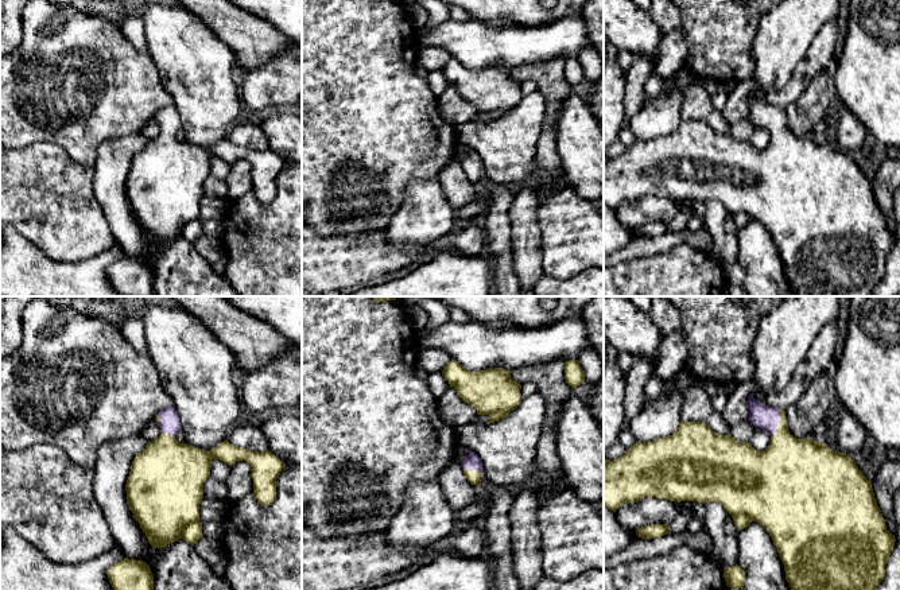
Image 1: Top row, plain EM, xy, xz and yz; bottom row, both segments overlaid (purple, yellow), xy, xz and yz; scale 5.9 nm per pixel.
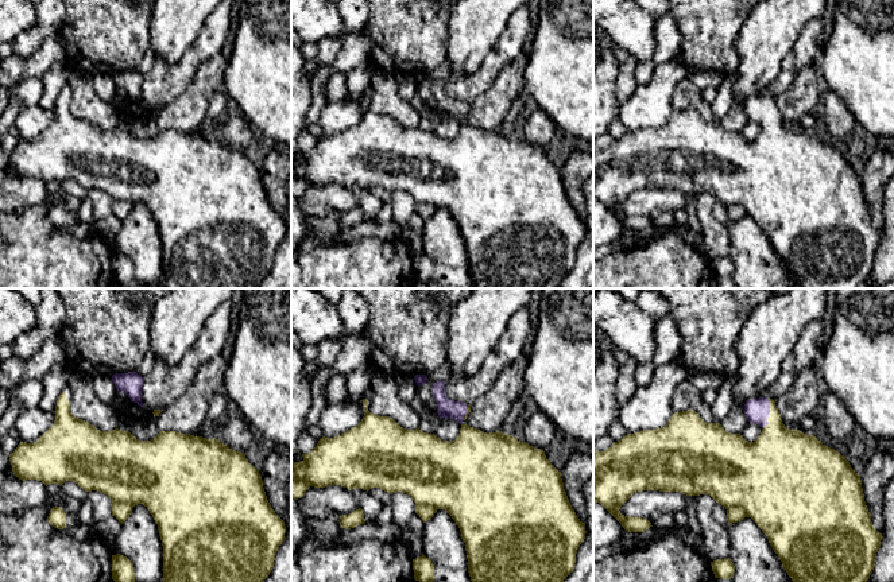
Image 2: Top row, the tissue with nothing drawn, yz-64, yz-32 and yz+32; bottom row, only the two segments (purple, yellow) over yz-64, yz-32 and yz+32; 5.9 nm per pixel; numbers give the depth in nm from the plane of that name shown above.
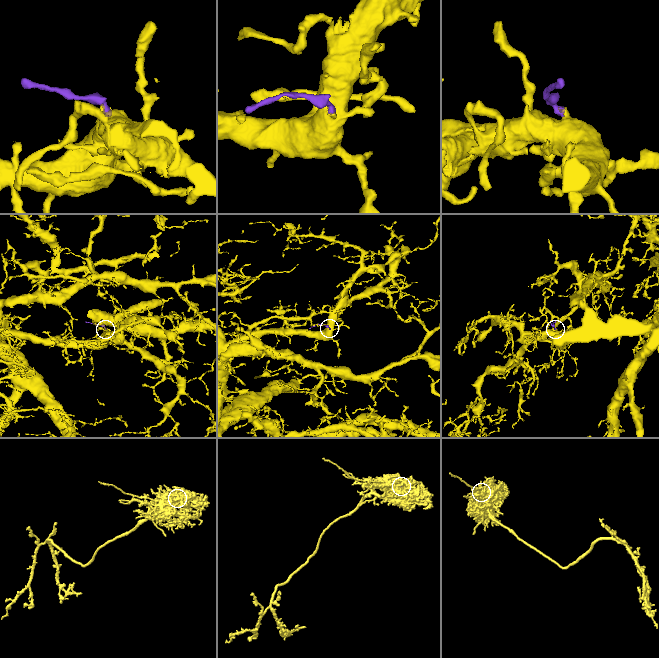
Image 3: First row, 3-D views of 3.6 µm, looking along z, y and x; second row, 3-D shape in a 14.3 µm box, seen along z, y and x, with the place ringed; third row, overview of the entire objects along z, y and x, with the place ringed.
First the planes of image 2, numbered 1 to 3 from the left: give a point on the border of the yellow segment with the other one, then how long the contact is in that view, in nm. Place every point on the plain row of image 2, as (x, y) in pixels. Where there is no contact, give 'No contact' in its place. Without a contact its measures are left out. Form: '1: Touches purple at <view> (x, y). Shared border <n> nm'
1: No contact
2: Touches purple at yz-32 (465, 111). Shared border 100 nm
3: Touches purple at yz+32 (769, 112). Shared border 190 nm

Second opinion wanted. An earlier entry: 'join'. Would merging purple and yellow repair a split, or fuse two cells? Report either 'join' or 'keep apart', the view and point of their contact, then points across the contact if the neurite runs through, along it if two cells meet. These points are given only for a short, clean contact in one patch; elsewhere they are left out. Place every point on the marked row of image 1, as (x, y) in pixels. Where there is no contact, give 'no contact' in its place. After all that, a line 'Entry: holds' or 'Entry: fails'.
join | yz (779, 422) | across yz (763, 416), (779, 422), (779, 434), (787, 462)
Entry: holds

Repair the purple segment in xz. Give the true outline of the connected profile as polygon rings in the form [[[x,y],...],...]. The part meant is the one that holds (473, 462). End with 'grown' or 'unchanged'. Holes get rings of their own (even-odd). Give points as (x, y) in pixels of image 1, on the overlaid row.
[[[470,450],[461,465],[463,467],[463,474],[468,478],[468,481],[476,486],[480,486],[482,476],[481,458]]] | grown

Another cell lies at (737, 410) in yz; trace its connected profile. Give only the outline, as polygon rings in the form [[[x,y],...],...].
[[[752,379],[733,385],[732,392],[729,393],[729,401],[721,412],[730,427],[749,419],[748,397],[756,387],[757,384]]]

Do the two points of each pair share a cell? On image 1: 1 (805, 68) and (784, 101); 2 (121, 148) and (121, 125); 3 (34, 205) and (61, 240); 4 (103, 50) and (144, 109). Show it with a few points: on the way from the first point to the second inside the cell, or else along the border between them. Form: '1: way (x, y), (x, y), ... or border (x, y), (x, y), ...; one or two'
1: way (800, 76), (790, 93); one
2: border (140, 132), (107, 139), (96, 155); two
3: way (43, 212), (61, 231); one
4: way (104, 65), (104, 69), (130, 94); one

